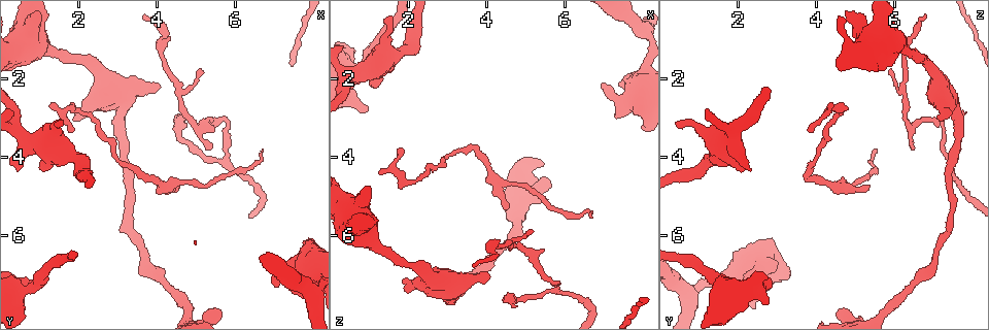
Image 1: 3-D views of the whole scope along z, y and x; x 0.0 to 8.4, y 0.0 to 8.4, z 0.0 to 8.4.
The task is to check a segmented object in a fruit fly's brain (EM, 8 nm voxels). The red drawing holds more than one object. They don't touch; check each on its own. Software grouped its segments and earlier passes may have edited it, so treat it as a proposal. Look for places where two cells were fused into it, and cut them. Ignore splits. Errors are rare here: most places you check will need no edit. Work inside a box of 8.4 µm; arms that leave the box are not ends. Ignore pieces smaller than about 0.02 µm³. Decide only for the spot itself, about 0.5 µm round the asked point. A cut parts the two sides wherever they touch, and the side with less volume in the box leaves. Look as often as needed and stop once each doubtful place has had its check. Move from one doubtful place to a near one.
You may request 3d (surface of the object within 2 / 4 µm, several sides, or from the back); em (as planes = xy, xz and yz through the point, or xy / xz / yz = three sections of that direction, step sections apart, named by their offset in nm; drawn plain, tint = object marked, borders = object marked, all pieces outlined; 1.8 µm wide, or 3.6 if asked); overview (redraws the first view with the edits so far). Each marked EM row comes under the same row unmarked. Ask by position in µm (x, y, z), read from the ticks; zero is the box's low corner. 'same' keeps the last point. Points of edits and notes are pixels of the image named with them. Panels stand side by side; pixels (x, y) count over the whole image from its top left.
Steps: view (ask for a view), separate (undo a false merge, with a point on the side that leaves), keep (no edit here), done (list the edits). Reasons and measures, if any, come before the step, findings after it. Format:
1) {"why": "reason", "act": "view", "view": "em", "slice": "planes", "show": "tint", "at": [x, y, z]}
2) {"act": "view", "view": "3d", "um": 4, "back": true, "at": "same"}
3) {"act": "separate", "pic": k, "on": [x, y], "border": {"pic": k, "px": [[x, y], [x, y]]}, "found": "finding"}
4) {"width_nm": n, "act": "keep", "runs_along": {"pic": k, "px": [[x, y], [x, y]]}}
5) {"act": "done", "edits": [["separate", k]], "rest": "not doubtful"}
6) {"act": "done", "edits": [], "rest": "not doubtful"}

{"why": "abrupt turn", "act": "view", "view": "em", "slice": "xy", "step": 4, "show": "borders", "at": [4.95, 3.20, 6.35]}

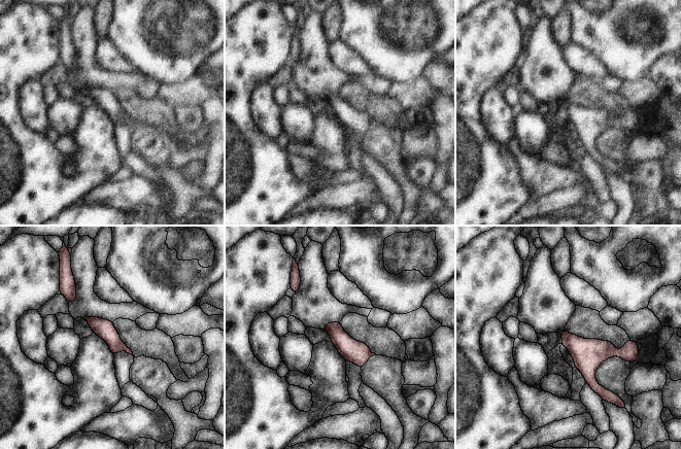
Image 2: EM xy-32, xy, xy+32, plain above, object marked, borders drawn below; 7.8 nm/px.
{"act": "keep", "found": "continuous, no second cell"}

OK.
{"why": "thin neck", "act": "view", "view": "3d", "um": 4, "at": [5.75, 4.05, 7.35]}

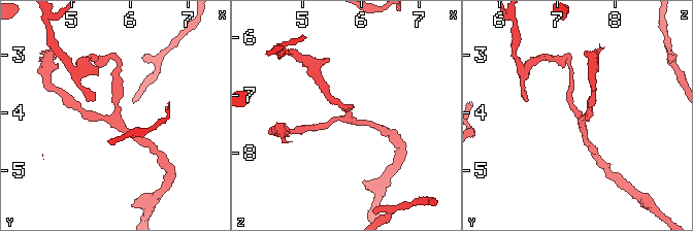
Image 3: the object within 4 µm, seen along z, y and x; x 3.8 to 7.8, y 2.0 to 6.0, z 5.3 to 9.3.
{"act": "view", "view": "em", "slice": "planes", "show": "tint", "at": [5.75, 4.00, 7.35]}

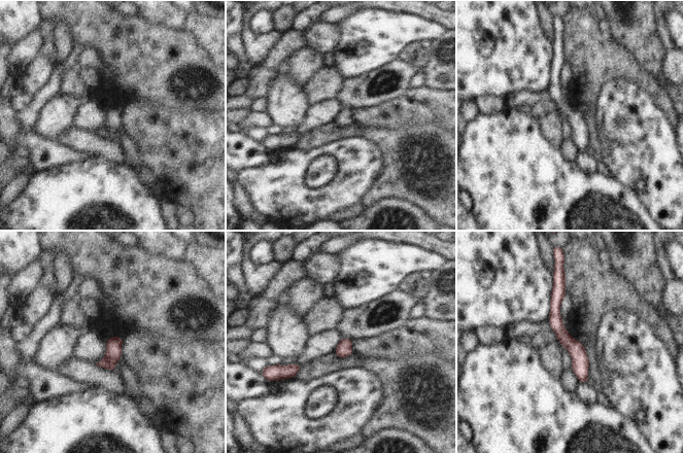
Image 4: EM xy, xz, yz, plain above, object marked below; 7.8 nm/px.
{"act": "keep", "runs_along": {"pic": 4, "px": [[560, 285], [555, 322], [585, 380]]}, "found": "one cell here"}

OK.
{"why": "abrupt turn", "act": "view", "view": "em", "slice": "xy", "step": 8, "show": "tint", "at": [5.75, 3.05, 7.20]}

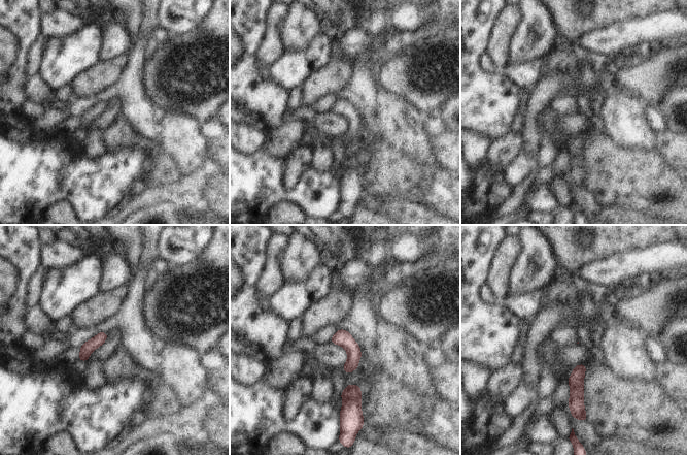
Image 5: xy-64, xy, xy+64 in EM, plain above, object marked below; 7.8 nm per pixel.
{"act": "view", "view": "em", "slice": "planes", "show": "tint", "at": "same"}

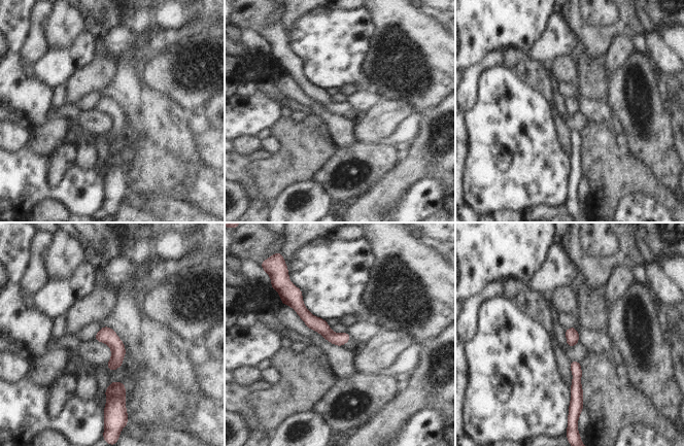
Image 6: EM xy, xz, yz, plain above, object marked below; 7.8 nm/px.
{"act": "keep", "runs_along": {"pic": 6, "px": [[293, 299], [332, 337], [347, 337]]}, "found": "continuous, no second cell"}

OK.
{"why": "abrupt turn", "act": "view", "view": "3d", "um": 4, "at": [1.90, 2.70, 4.60]}

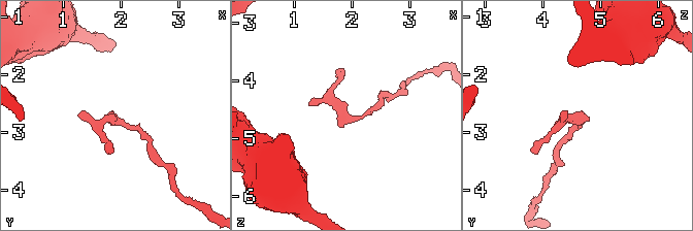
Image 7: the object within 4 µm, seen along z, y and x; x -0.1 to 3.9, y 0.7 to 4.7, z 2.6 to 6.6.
{"act": "view", "view": "em", "slice": "planes", "show": "borders", "at": [1.85, 2.75, 4.60]}

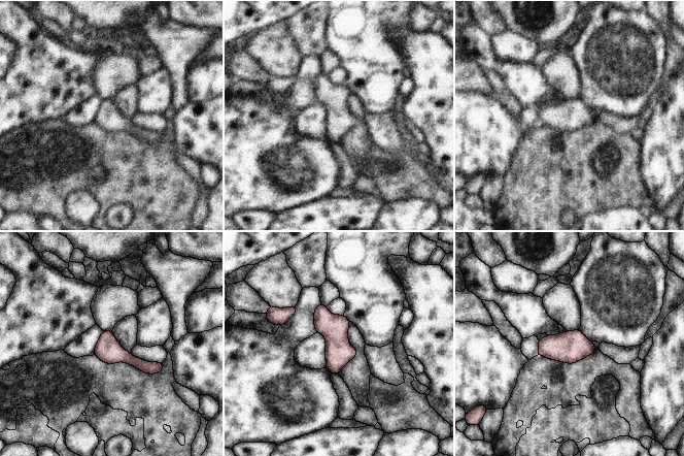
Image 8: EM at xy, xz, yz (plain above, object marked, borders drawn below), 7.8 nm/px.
{"act": "keep", "runs_along": {"pic": 8, "px": [[97, 349], [160, 366]]}, "found": "all the same cell"}

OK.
{"why": "sharp bend", "act": "view", "view": "3d", "um": 4, "at": [0.55, 7.45, 1.75]}

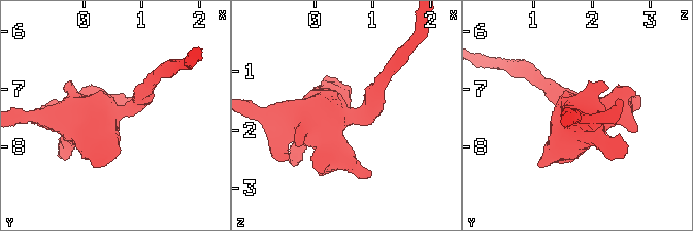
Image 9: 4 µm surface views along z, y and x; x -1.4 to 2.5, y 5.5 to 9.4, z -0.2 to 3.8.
{"why": "need the tissue", "act": "view", "view": "em", "um": 3.6, "slice": "xy", "step": 8, "show": "borders", "at": [0.55, 7.40, 1.80]}

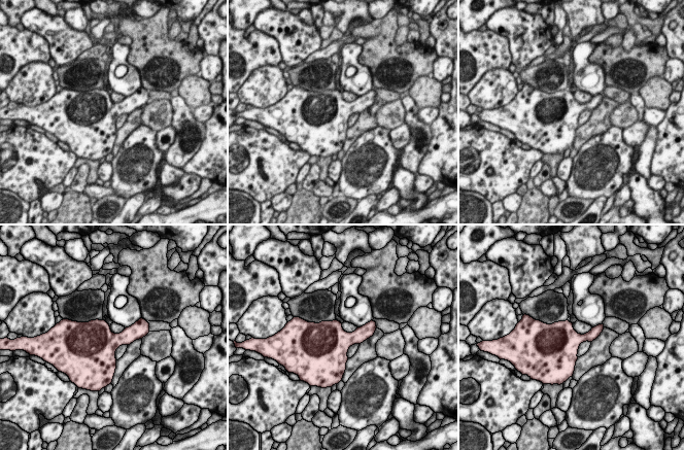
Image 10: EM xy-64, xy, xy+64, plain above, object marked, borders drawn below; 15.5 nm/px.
{"width_nm": 440, "act": "keep", "found": "one cell here"}

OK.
{"act": "done", "edits": [], "rest": "not doubtful"}

